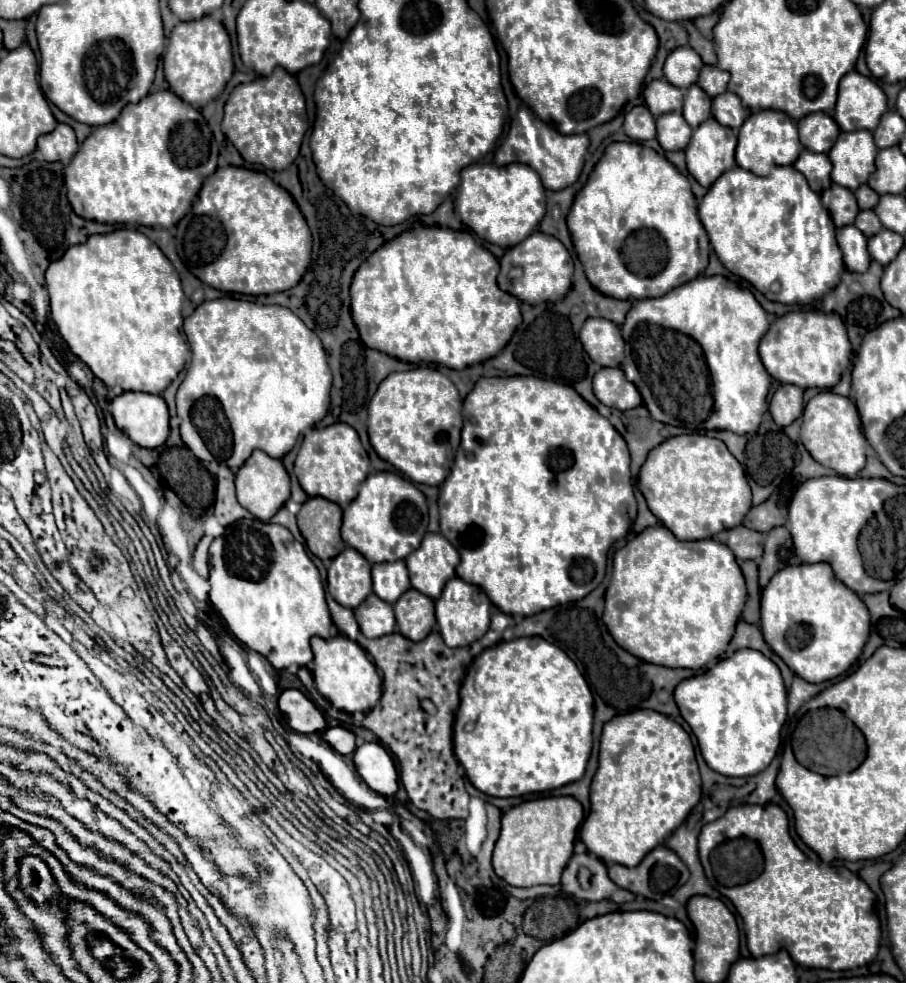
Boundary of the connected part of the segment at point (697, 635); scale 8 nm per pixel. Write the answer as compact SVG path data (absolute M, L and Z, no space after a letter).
M664 525L648 527L624 549L614 553L614 571L606 589L606 609L602 621L614 641L642 661L670 669L702 669L718 659L732 639L734 627L746 603L746 585L742 571L726 545L716 539L680 541Z

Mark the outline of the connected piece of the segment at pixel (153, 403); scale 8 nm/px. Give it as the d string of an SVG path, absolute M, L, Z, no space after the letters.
M122 393L110 403L110 413L118 429L140 447L156 449L170 433L168 405L162 395Z

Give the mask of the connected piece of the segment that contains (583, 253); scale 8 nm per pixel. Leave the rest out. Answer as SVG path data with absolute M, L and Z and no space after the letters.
M612 143L606 149L572 203L568 229L588 281L614 299L662 297L708 267L710 241L698 219L690 181L666 157L640 143Z

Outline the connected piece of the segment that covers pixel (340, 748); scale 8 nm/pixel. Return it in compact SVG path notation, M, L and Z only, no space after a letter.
M330 727L322 733L322 739L340 755L350 755L356 749L356 737L344 727Z

